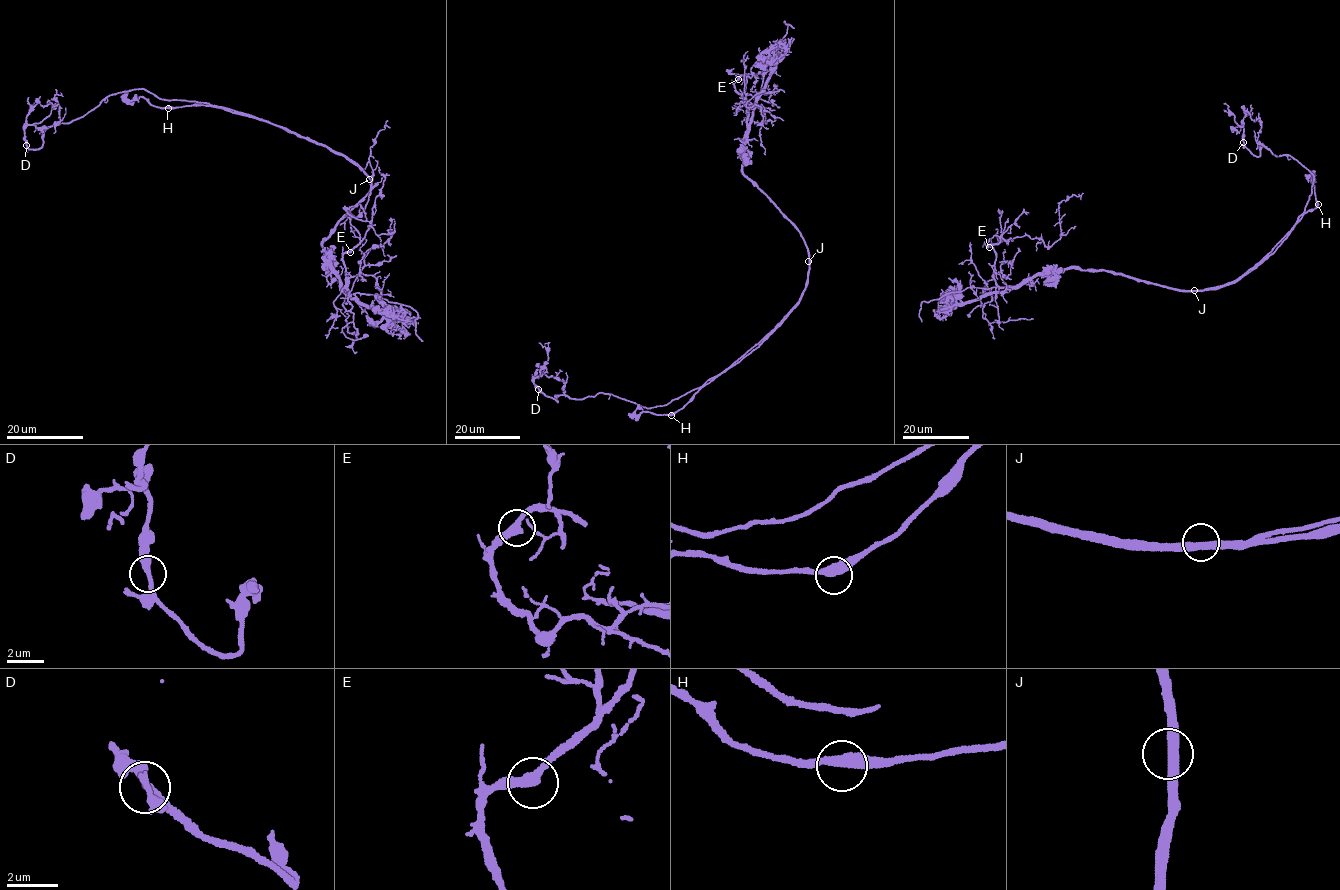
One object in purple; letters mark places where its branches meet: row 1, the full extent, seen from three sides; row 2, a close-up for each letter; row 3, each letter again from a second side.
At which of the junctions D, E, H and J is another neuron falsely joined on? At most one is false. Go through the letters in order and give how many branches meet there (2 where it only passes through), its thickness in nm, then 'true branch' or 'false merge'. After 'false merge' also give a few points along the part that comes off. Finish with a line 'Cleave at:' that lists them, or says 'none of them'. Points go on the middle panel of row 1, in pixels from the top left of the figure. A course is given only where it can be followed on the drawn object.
D: 2 | 280 nm | true branch
E: 2 | 360 nm | true branch
H: 2 | 340 nm | true branch
J: 2 | 320 nm | false merge | (808, 261), (799, 302), (764, 338), (663, 405), (599, 393), (546, 396), (533, 381), (548, 358), (539, 343)
Cleave at: J

